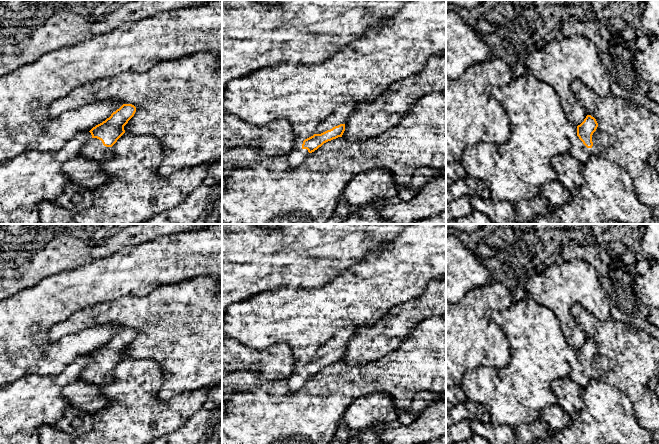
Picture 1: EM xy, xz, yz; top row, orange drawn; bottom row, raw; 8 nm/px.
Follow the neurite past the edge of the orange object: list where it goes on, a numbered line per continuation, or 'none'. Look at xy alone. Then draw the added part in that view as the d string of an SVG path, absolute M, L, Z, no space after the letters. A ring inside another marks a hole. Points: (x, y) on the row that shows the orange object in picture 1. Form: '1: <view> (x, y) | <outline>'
1: xy (94, 149) | M91 138L86 142L79 153L80 156L100 163L111 160L114 157L112 147L106 147L102 141L97 138Z

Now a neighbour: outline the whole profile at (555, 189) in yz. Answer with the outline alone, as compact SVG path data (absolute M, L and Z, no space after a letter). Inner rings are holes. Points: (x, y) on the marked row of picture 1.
M557 180L543 185L540 190L540 195L546 198L553 207L561 206L572 199L572 192Z

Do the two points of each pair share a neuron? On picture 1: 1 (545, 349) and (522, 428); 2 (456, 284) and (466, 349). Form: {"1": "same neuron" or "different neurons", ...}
{"1": "different neurons", "2": "different neurons"}

